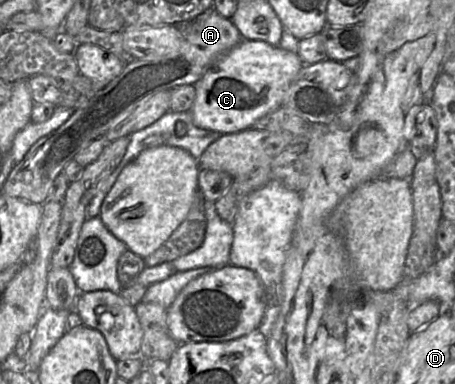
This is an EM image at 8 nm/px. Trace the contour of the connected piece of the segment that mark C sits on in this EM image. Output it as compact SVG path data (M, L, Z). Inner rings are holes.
M243 39L195 83L196 97L190 109L194 124L220 134L250 129L259 118L283 104L290 85L303 66L298 53L265 41Z

